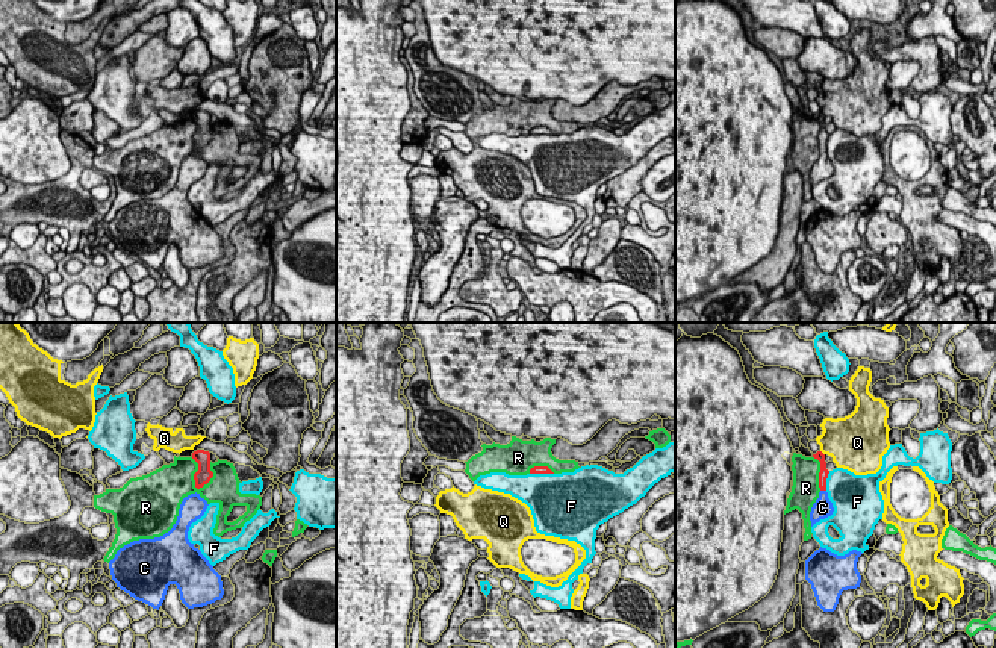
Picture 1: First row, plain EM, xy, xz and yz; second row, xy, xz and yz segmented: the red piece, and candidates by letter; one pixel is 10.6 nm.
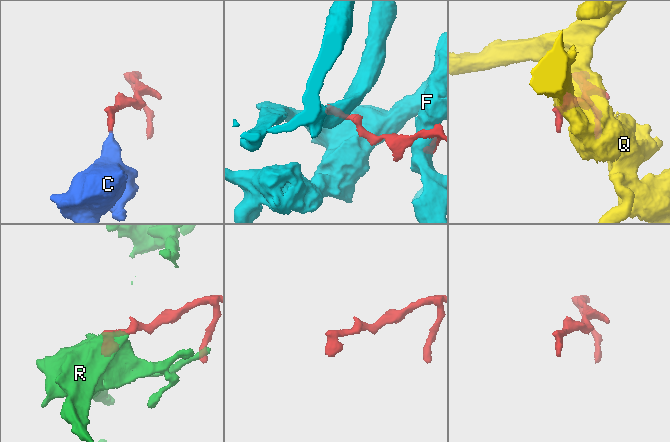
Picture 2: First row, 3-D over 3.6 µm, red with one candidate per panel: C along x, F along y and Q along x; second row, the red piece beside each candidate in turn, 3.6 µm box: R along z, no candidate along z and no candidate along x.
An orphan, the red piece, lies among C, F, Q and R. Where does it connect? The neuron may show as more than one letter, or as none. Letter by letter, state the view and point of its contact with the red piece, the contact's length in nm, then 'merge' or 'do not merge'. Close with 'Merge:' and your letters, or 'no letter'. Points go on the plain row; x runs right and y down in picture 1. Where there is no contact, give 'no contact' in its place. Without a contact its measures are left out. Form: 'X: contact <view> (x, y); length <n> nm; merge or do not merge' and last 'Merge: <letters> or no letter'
C: contact yz (824, 150); length 70 nm; merge
F: contact xz (542, 133); length 260 nm; do not merge
Q: contact yz (822, 114); length 70 nm; do not merge
R: contact xy (194, 135); length 360 nm; do not merge
Merge: C

